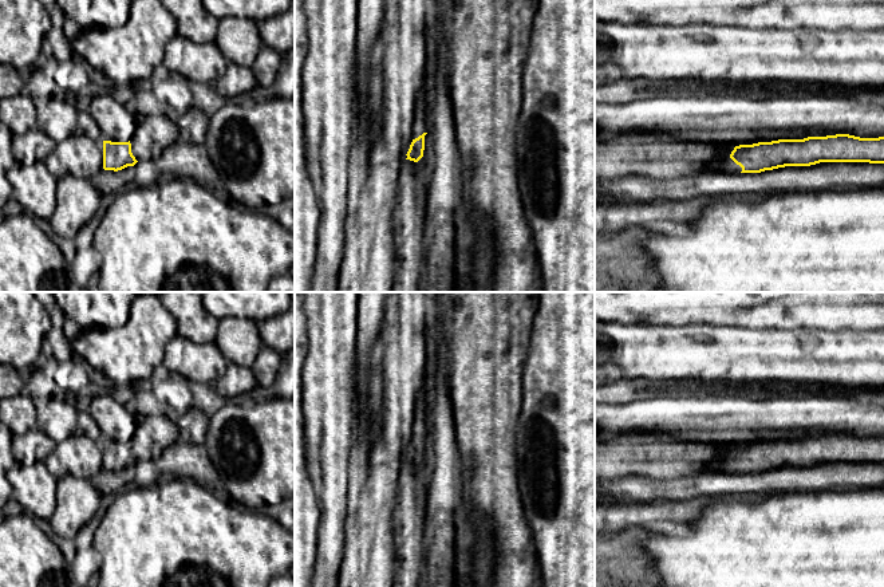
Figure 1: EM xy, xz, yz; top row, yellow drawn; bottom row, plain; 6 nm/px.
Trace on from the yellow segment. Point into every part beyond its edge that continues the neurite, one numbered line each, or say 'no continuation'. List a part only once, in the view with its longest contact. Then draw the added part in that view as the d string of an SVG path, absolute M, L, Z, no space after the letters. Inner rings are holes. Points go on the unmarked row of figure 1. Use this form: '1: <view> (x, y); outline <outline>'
1: xy (154, 433); outline M165 415L143 417L130 440L131 453L137 461L157 461L163 450L178 440L177 422Z

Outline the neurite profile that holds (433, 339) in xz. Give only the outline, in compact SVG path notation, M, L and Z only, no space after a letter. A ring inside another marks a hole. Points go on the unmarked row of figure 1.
M437 322L429 330L427 343L426 343L426 365L425 373L427 371L427 365L430 361L437 358L438 347L441 344L439 330L443 322Z

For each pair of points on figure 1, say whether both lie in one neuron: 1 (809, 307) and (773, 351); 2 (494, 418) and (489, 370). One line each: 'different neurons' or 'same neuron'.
1: different neurons
2: same neuron

